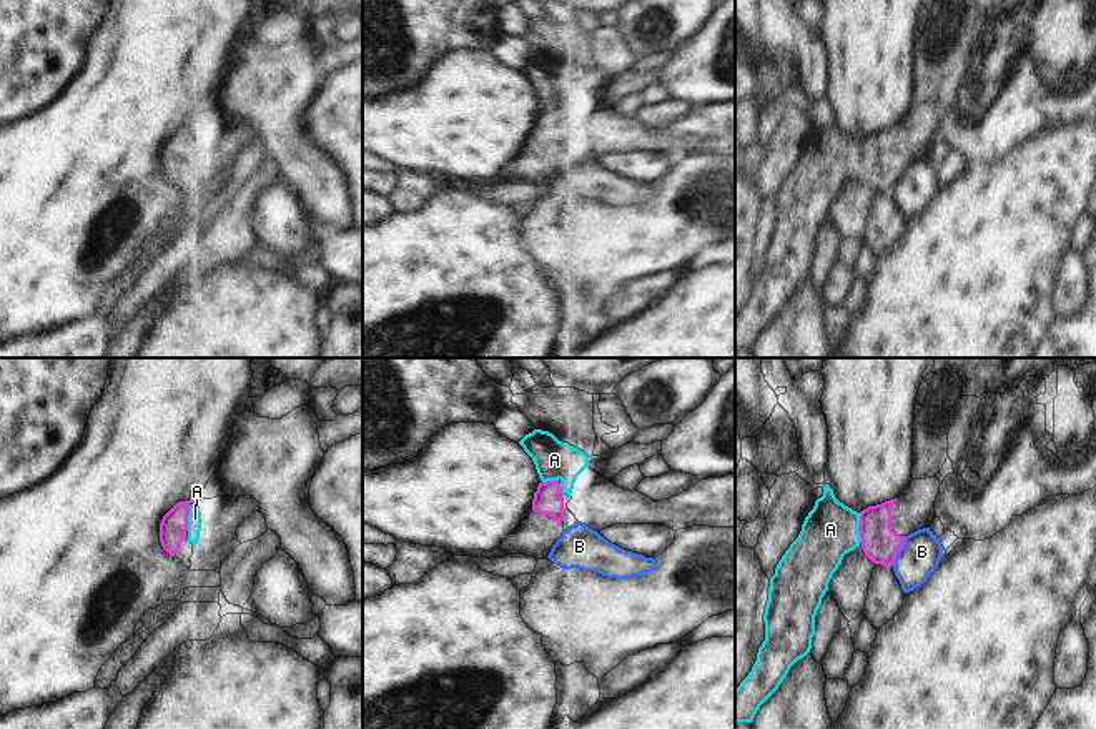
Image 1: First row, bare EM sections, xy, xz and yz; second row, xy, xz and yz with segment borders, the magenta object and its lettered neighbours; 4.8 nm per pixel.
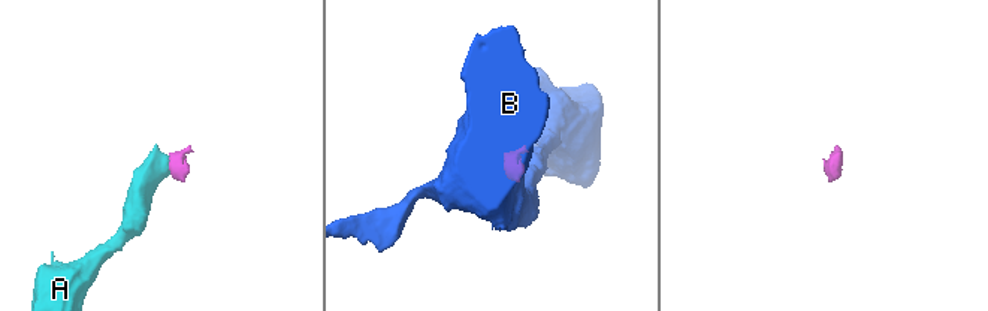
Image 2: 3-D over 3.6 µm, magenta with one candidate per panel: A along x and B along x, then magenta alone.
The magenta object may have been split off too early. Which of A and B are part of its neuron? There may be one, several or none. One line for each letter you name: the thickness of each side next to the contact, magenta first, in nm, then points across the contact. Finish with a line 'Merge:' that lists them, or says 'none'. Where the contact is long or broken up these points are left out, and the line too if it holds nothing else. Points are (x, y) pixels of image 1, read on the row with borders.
A: 180 nm thick on the magenta side, 260 nm on the other; runs through yz (880, 543), (859, 528), (830, 530)
Merge: A

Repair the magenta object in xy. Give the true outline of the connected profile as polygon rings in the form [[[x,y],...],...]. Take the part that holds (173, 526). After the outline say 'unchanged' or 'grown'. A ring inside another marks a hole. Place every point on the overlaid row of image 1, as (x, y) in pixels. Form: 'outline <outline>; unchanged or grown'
outline [[[176,503],[160,523],[160,543],[173,556],[183,541],[198,544],[201,531],[201,514],[196,503]]]; grown

